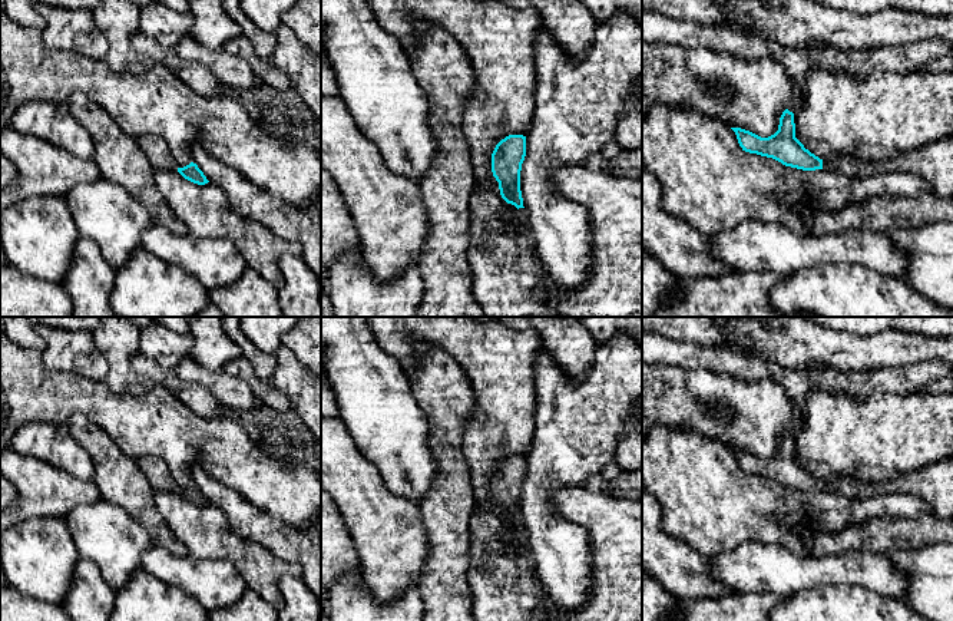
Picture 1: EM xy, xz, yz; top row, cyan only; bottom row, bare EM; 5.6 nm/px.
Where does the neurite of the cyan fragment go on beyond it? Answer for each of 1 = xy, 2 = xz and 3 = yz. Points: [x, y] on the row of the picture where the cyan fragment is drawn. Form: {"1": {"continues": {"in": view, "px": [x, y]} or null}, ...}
{"1": {"continues": null}, "2": {"continues": {"in": "xz", "px": [508, 278]}}, "3": {"continues": {"in": "yz", "px": [933, 162]}}}

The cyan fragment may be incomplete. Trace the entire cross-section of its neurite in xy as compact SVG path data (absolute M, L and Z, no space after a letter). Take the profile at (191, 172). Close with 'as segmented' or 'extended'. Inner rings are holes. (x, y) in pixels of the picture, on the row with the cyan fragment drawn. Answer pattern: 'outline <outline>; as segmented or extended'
outline M191 162L189 165L183 168L178 168L178 172L188 181L198 184L198 185L205 185L209 181L203 175L203 172L198 168L196 163Z; as segmented

